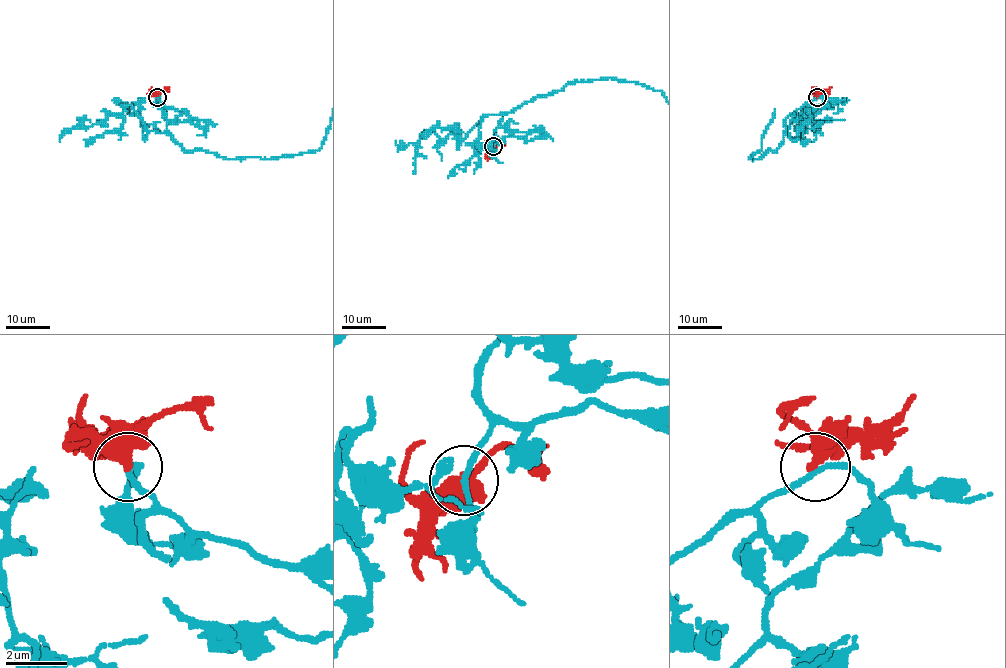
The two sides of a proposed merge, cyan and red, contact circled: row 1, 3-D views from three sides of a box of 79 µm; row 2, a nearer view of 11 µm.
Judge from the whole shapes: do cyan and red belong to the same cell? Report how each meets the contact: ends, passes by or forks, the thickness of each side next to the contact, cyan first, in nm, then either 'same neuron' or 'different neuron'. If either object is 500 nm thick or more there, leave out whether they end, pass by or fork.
cyan passes by; red passes by; 160 nm thick on the cyan side, 420 nm on the other; different neuron

